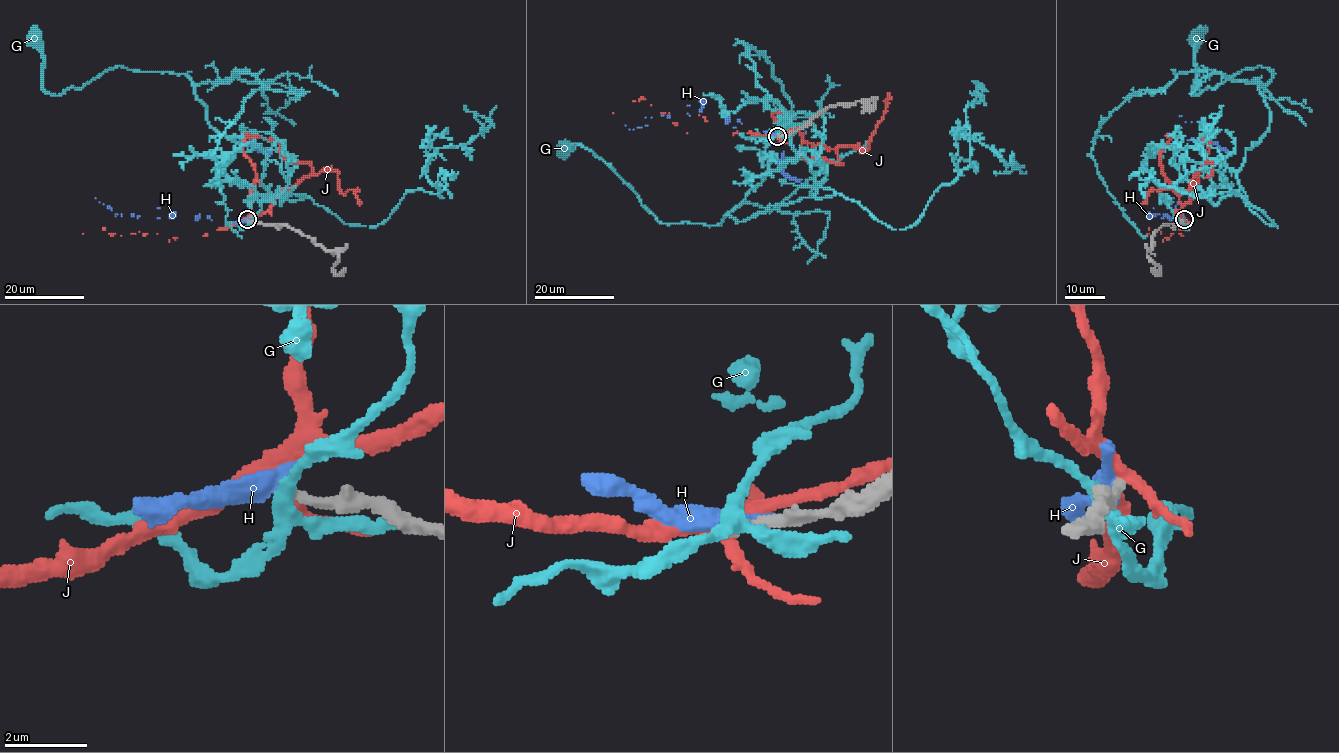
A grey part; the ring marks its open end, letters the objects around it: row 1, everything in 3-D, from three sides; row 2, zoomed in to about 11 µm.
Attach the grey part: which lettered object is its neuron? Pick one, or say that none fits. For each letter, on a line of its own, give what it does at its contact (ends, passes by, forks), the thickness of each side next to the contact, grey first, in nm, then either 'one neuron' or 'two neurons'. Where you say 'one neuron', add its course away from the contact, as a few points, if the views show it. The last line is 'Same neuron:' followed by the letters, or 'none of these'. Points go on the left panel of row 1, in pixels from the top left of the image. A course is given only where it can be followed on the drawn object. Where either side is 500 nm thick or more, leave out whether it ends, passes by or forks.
G: it forks; calibres 300 and 280 nm; two neurons
H: it passes by; calibres 280 and 360 nm; two neurons
J: it forks; calibres 280 and 360 nm; two neurons
Same neuron: none of these

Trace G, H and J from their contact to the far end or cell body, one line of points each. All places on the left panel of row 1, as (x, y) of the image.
G: (249, 220), (304, 196), (279, 152), (221, 135), (185, 74), (116, 66), (50, 95), (34, 38)
H: (248, 220), (234, 221), (204, 158), (159, 217), (115, 214), (94, 197)
J: (248, 219), (266, 212), (286, 189), (322, 171), (335, 170), (338, 186), (343, 193), (356, 190), (358, 204)

